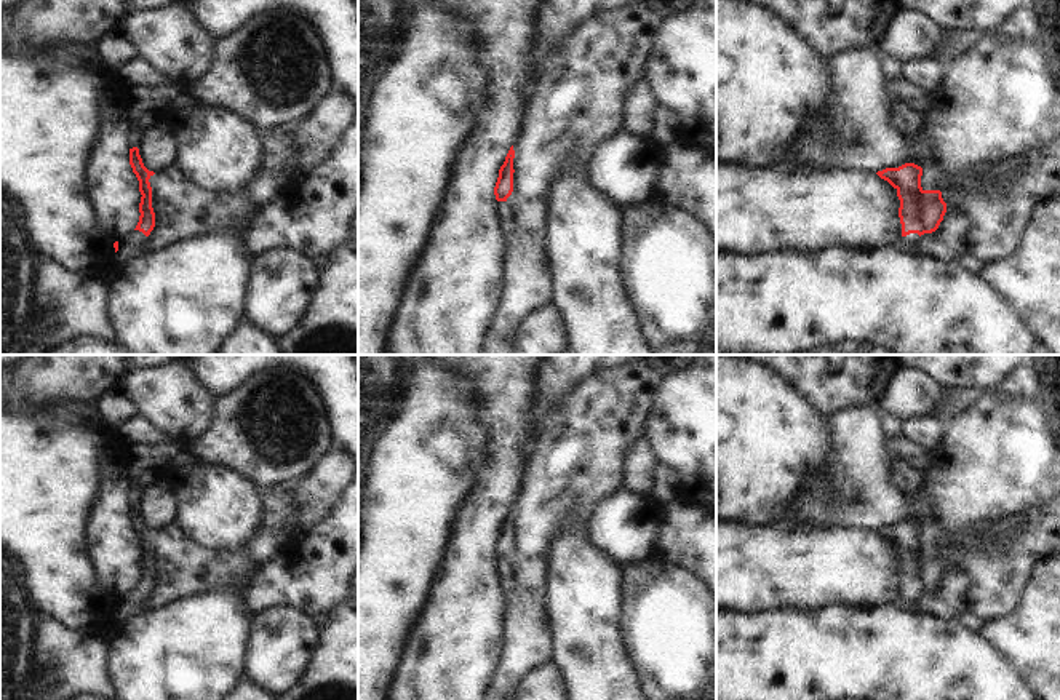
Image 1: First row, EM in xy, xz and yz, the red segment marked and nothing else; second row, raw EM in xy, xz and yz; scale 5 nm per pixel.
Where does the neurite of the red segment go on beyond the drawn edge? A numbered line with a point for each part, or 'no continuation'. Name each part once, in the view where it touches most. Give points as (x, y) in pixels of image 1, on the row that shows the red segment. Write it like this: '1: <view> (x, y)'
1: yz (932, 178).

